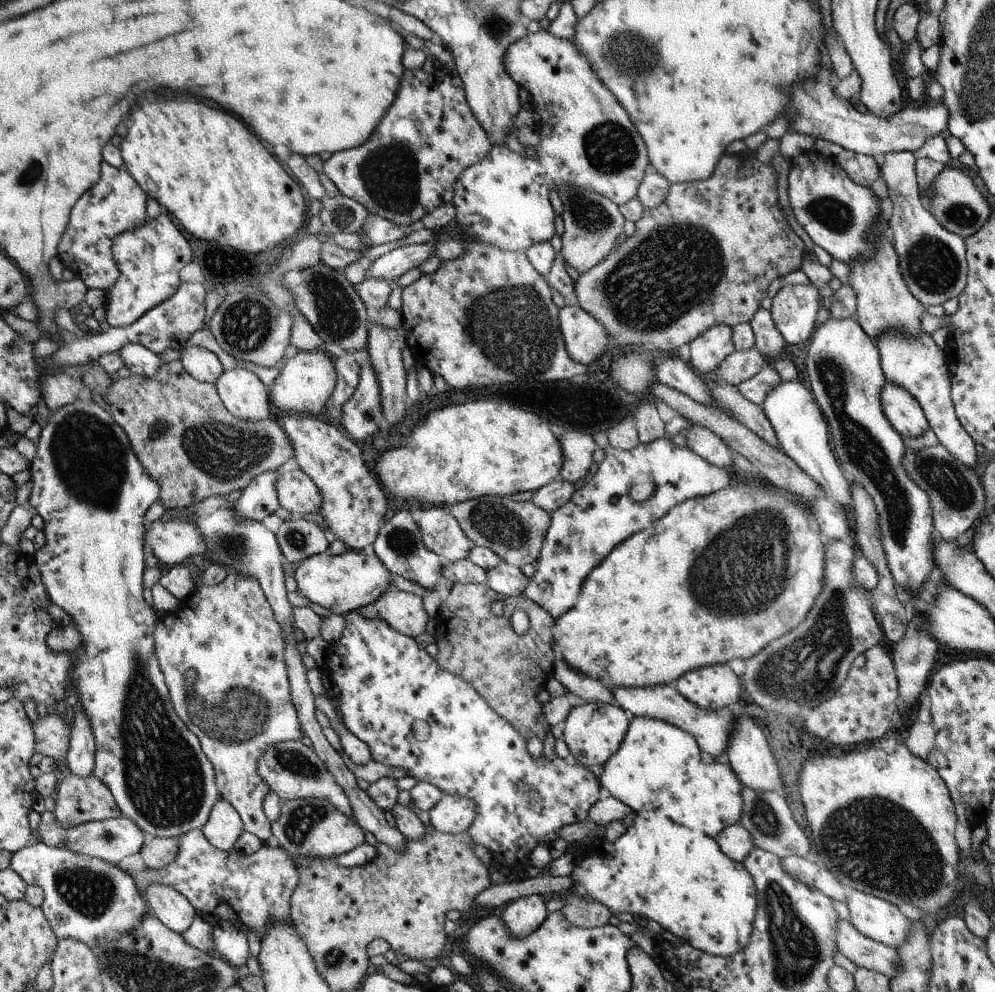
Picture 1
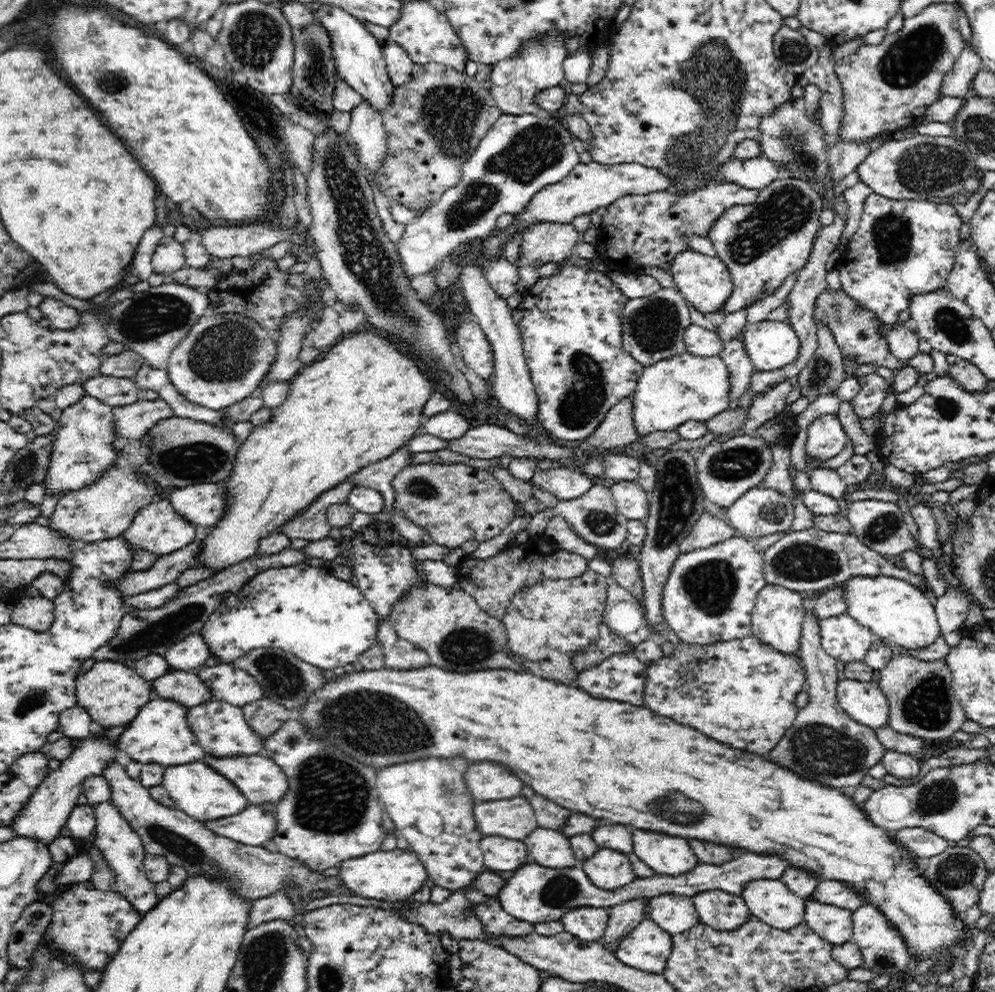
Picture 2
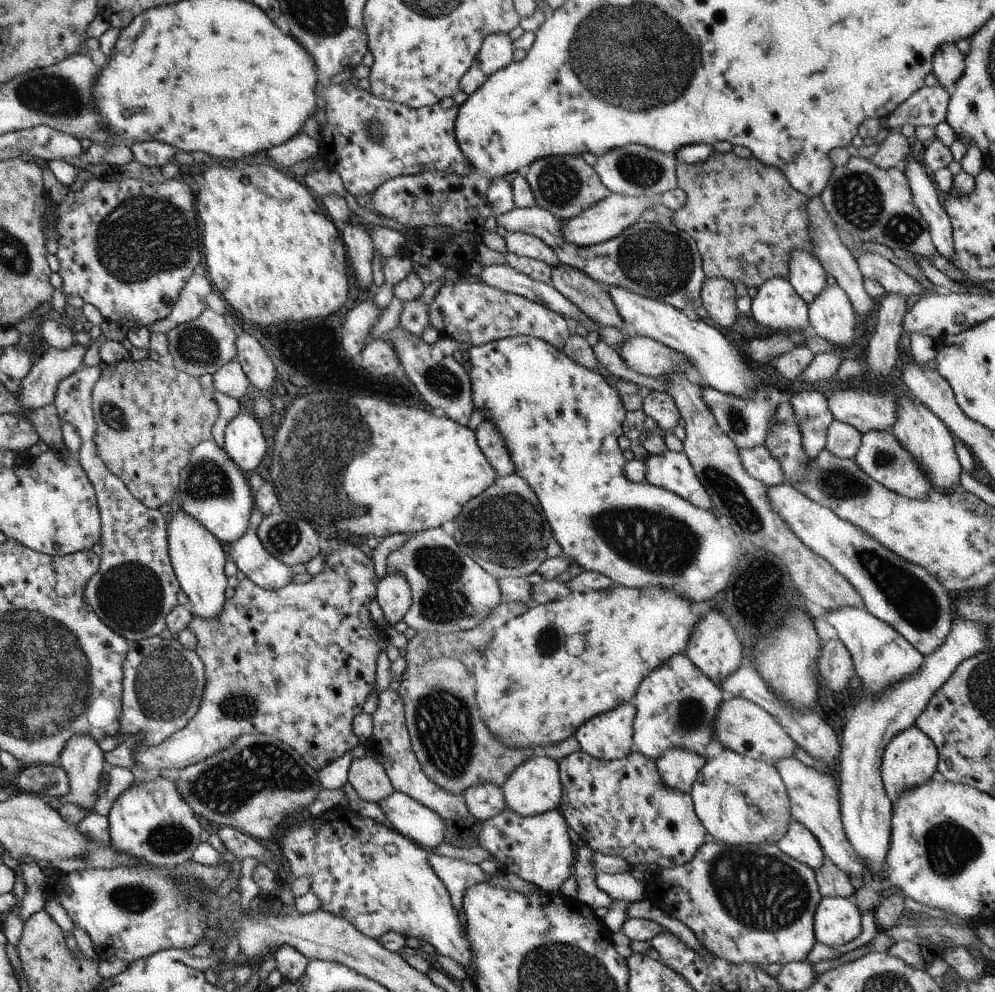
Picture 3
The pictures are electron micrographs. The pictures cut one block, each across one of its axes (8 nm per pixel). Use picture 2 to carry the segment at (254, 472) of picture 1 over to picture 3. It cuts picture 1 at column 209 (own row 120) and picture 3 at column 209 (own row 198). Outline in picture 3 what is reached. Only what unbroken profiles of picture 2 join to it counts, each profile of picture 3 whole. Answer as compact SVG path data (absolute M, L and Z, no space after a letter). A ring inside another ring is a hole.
M129 358L118 364L101 362L99 366L102 373L95 385L92 410L98 424L96 446L100 458L144 506L159 510L161 506L170 505L179 492L182 472L196 446L213 439L212 427L218 419L220 407L213 389L202 388L200 377L151 359L136 361Z

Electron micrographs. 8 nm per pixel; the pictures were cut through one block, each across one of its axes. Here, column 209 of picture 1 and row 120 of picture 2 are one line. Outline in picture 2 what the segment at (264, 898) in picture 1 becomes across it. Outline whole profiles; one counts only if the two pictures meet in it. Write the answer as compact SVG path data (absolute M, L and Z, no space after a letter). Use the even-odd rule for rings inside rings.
M934 3L926 6L920 14L905 18L902 28L888 33L878 45L862 45L854 54L838 59L835 73L842 87L844 111L839 130L841 138L868 143L878 134L892 134L922 123L925 110L938 100L943 78L952 70L963 50L957 7L952 3Z

